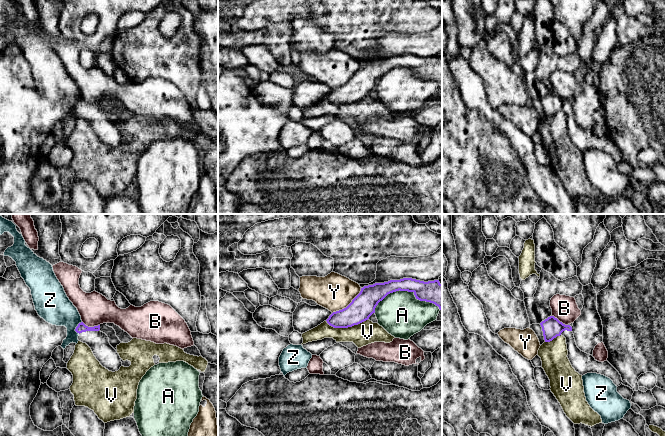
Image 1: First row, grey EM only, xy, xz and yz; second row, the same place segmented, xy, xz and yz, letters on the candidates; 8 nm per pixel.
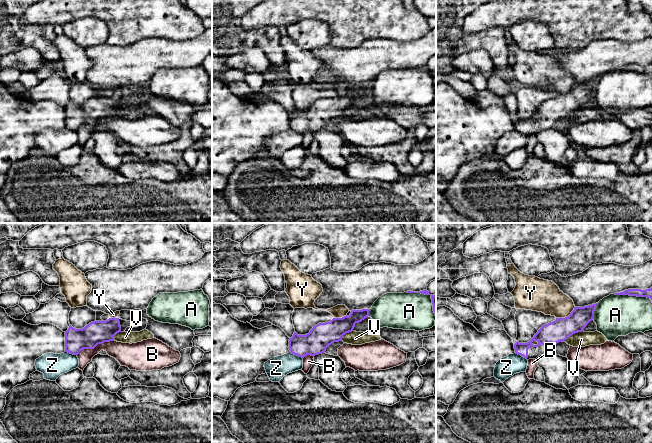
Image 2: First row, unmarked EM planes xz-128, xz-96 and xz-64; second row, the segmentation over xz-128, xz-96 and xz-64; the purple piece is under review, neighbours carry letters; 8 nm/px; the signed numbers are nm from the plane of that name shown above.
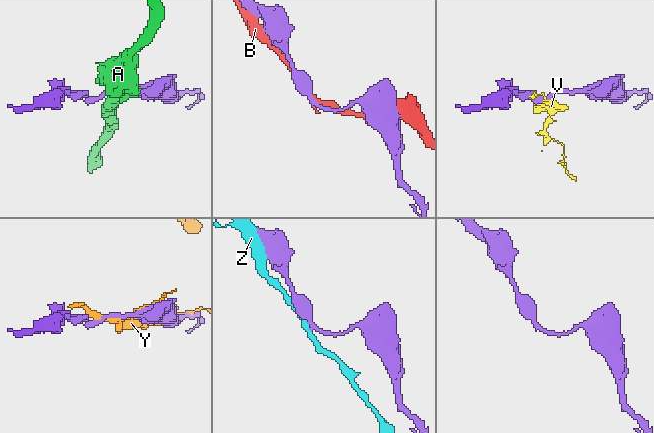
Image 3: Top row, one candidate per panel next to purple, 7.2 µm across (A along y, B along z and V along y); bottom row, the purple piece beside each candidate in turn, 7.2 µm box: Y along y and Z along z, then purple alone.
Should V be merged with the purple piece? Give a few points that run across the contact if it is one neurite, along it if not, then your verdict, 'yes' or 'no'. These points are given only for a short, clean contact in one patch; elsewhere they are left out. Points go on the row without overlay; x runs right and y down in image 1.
no

